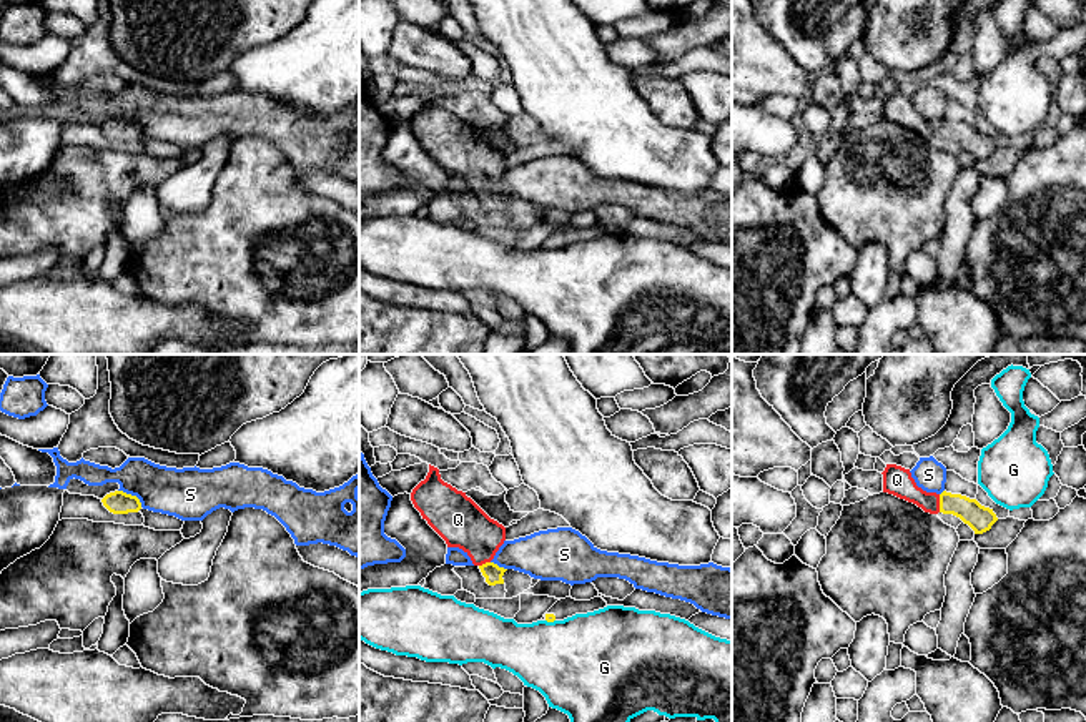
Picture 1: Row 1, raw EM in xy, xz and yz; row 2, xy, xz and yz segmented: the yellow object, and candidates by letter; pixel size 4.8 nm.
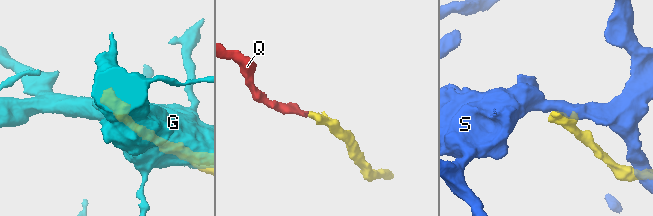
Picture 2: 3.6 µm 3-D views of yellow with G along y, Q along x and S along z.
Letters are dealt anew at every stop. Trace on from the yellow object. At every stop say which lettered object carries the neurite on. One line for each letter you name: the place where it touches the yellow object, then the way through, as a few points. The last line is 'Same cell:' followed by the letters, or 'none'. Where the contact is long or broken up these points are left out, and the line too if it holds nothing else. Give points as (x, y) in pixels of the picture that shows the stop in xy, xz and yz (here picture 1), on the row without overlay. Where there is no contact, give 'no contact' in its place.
Q: yz (940, 130) | across yz (970, 138), (957, 132), (940, 130), (922, 127), (897, 107)
Same cell: Q

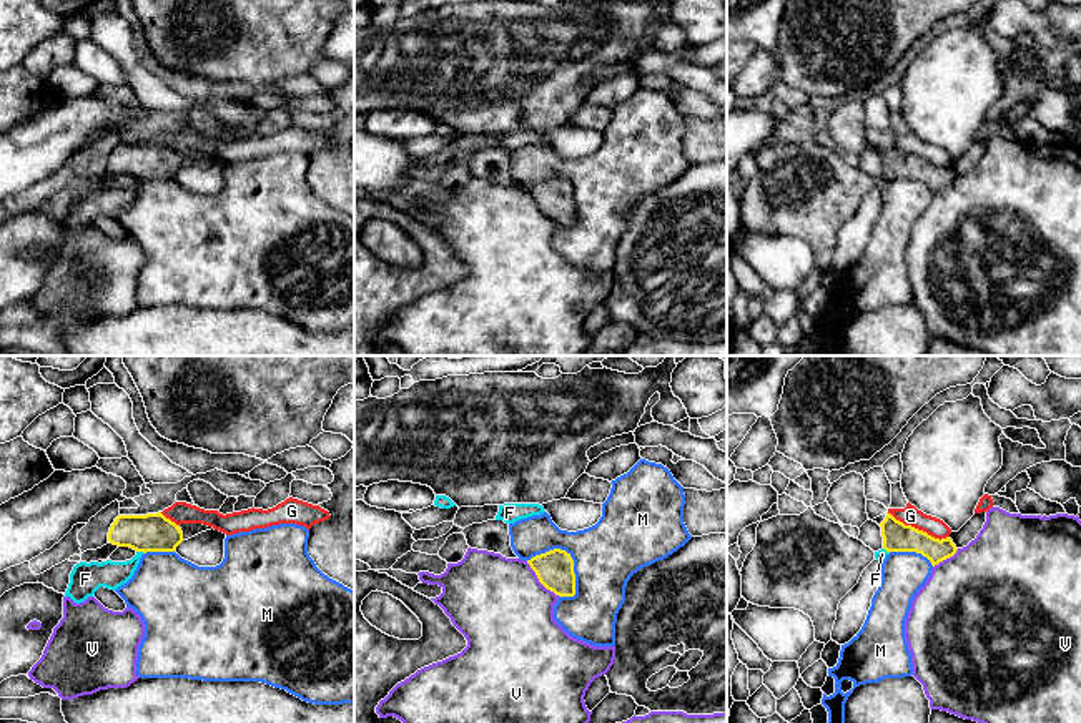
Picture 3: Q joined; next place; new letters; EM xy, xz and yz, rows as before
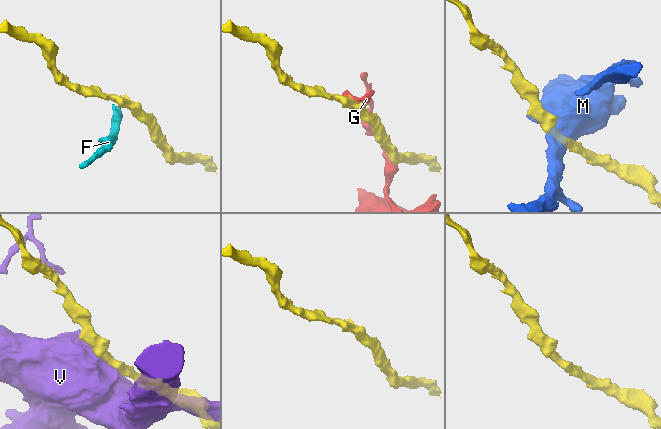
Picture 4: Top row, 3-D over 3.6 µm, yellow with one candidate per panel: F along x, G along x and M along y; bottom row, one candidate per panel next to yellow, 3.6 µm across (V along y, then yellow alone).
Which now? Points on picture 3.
Same cell: none

